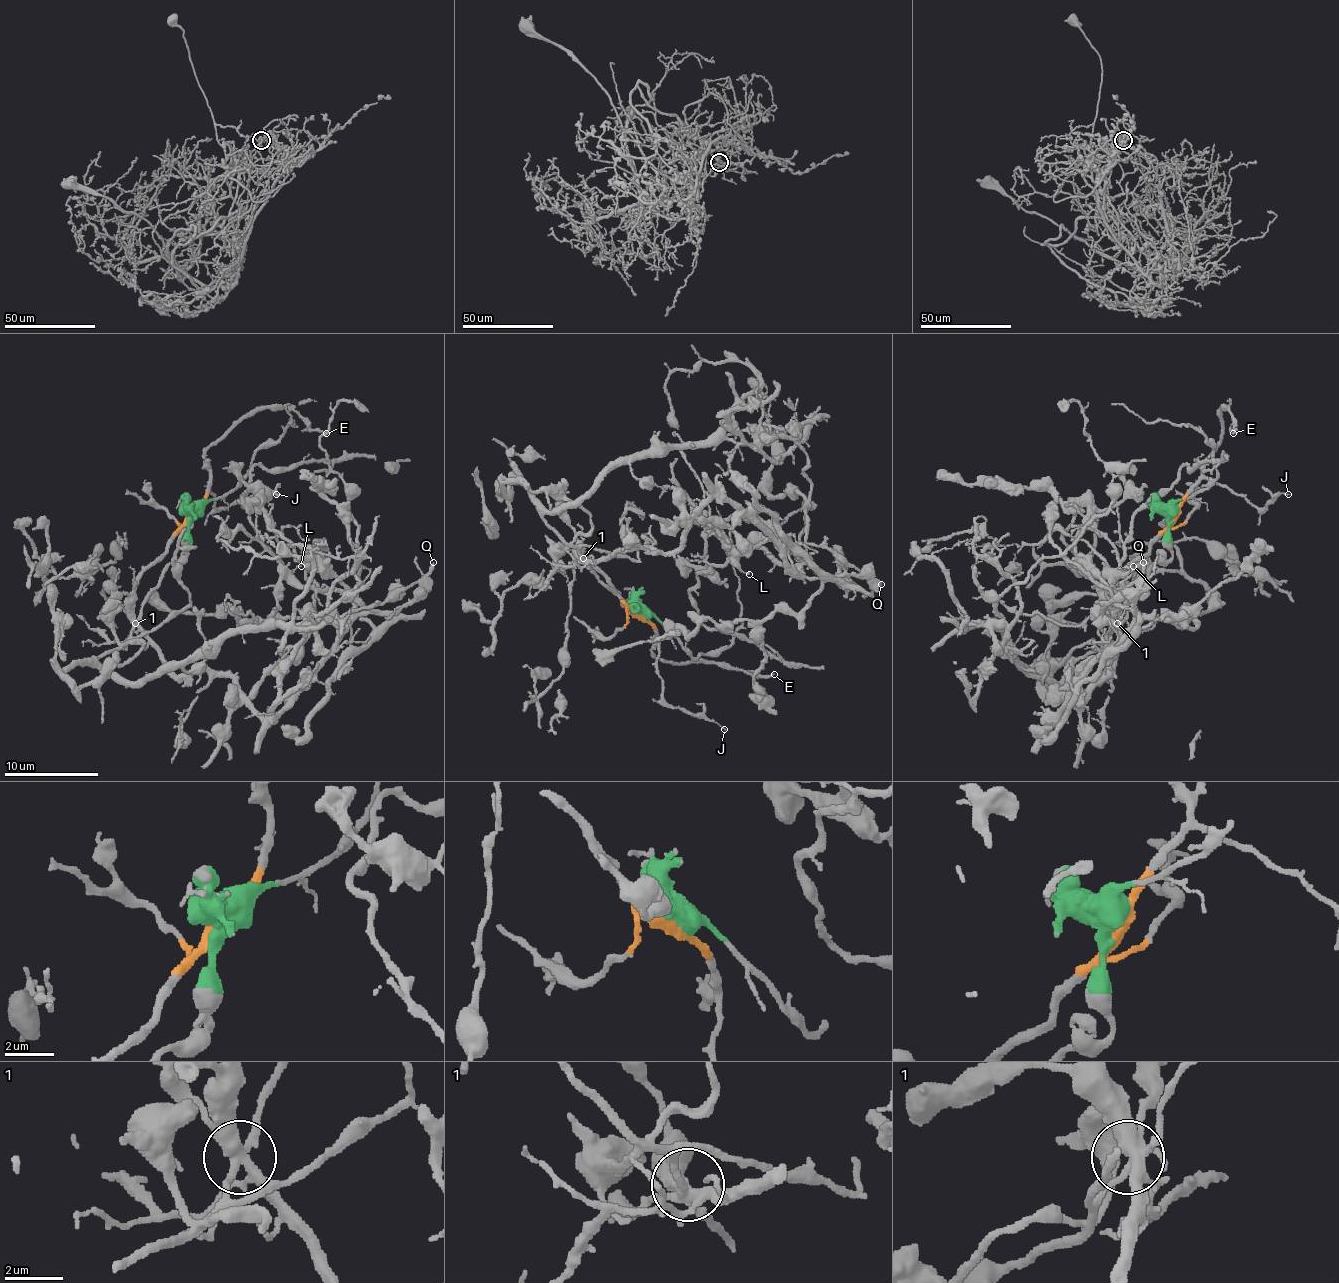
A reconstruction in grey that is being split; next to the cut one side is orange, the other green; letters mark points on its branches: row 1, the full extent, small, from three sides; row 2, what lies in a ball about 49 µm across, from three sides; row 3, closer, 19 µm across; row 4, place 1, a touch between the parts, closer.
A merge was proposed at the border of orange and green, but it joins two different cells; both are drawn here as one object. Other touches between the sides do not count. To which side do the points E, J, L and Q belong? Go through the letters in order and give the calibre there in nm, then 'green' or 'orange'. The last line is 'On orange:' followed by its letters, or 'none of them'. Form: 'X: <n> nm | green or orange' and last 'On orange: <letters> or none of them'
E: 190 nm | orange
J: 100 nm | orange
L: 130 nm | orange
Q: 280 nm | orange
On orange: E, J, L, Q

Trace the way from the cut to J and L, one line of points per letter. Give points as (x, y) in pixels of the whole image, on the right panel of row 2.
J: (1173, 515), (1202, 479), (1225, 484), (1256, 505), (1265, 508), (1279, 493), (1289, 493)
L: (1173, 515), (1110, 590), (1112, 673), (1077, 694), (1100, 623), (1133, 621), (1107, 585), (1133, 566)

